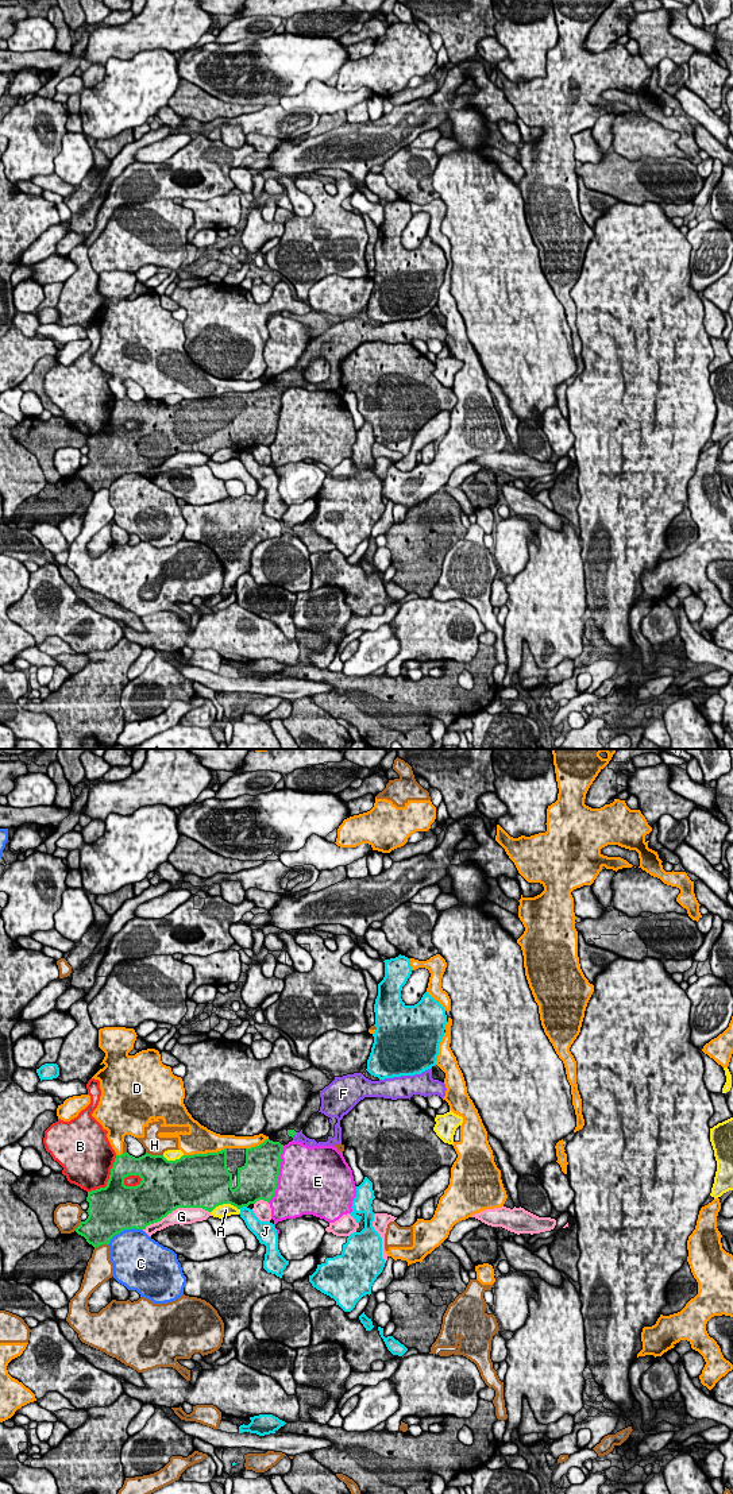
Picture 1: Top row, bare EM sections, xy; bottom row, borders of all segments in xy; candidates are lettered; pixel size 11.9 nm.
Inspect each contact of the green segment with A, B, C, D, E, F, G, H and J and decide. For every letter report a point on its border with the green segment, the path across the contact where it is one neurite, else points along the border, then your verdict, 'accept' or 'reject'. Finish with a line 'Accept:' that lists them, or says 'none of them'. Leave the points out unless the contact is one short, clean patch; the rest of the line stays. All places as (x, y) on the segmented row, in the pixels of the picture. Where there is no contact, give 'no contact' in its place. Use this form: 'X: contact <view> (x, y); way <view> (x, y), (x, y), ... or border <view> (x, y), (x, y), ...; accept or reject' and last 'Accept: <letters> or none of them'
A: contact xy (224, 1203); reject
B: contact xy (108, 1180); reject
C: contact xy (123, 1230); reject
D: contact xy (204, 1154); reject
E: contact xy (278, 1174); reject
F: contact xy (294, 1134); way xy (290, 1132), (294, 1134), (300, 1137); accept
G: contact xy (176, 1208); reject
H: contact xy (154, 1155); reject
J: contact xy (242, 1207); border xy (246, 1205), (239, 1208); reject
Accept: F

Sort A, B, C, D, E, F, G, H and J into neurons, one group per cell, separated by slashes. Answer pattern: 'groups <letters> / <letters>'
groups A / B / C / D H / E / F / G / J

